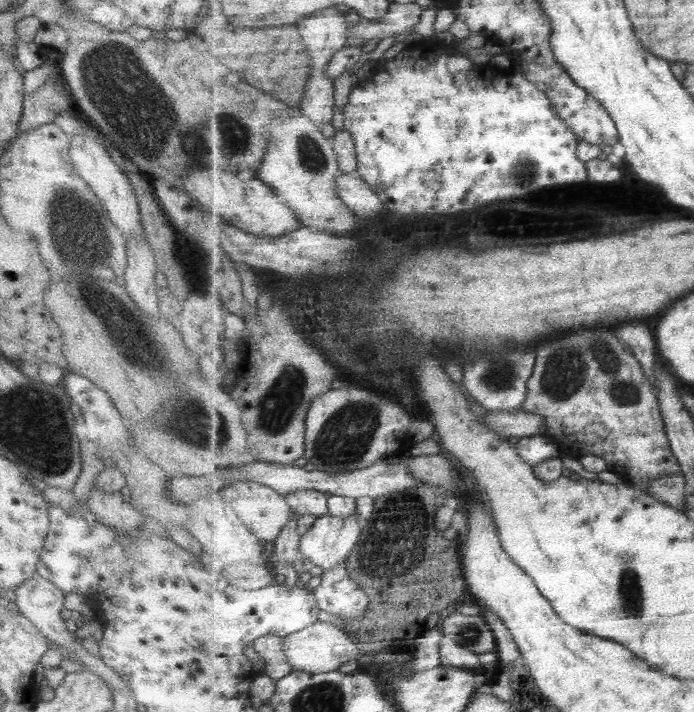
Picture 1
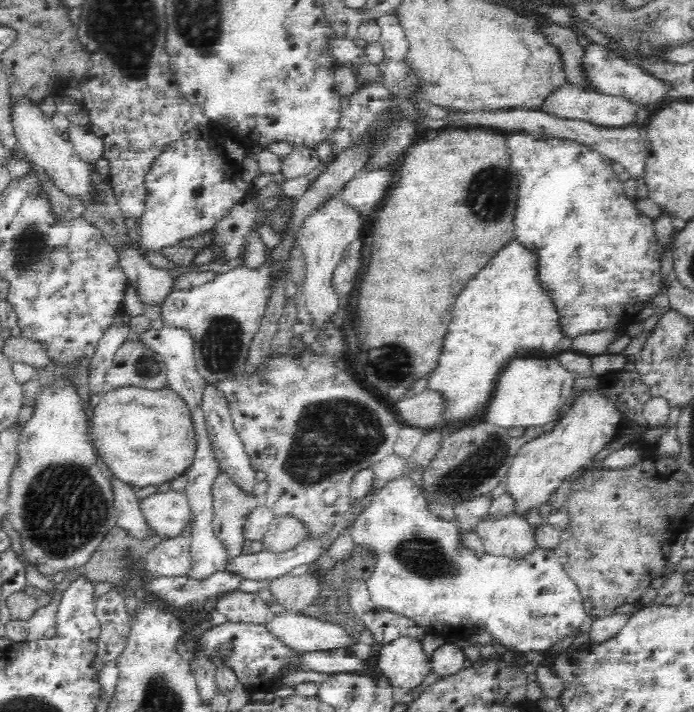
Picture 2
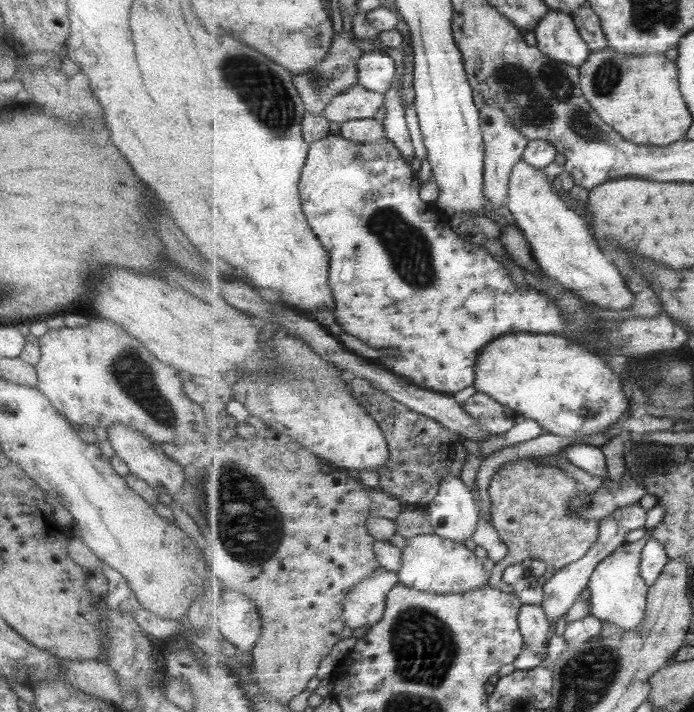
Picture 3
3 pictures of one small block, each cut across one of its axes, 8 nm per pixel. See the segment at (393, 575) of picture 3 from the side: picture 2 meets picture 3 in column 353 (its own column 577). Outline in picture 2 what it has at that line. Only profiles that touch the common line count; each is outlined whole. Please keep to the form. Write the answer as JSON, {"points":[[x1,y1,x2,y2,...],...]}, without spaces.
{"points":[[400,475,381,487,373,496,371,505,350,526,350,540,354,547,374,555,374,570,367,580,374,604,409,618,444,638,456,636,459,632,460,641,468,642,472,636,486,630,492,641,514,651,514,654,544,654,562,638,579,630,578,626,586,618,580,591,551,550,536,545,522,558,494,556,486,552,478,558,474,550,462,544,453,521,439,518,427,505,422,488,406,475]]}

